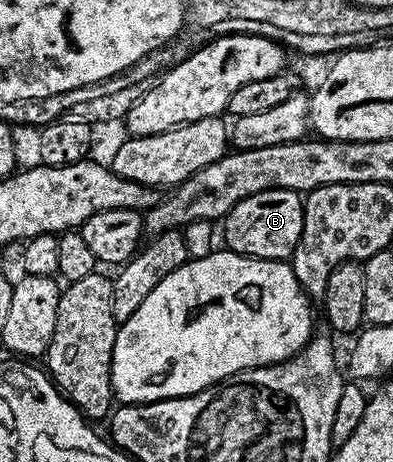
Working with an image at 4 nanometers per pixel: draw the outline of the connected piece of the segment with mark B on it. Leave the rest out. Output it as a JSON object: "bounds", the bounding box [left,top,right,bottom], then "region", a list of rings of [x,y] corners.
{"bounds":[221,189,304,261],"region":[[[266,189],[238,201],[221,221],[226,248],[246,257],[287,261],[301,239],[304,198],[294,189]]]}

